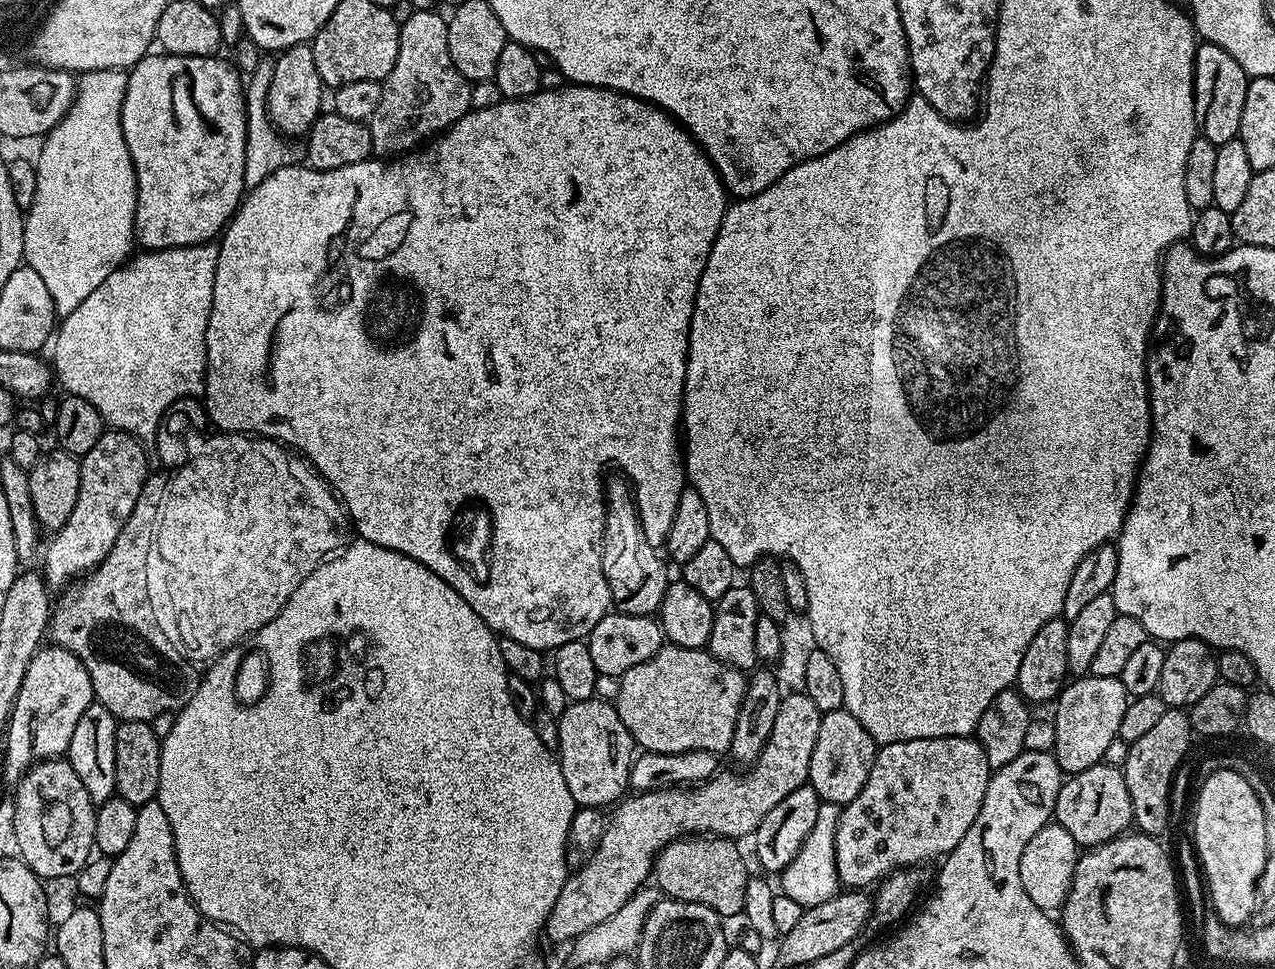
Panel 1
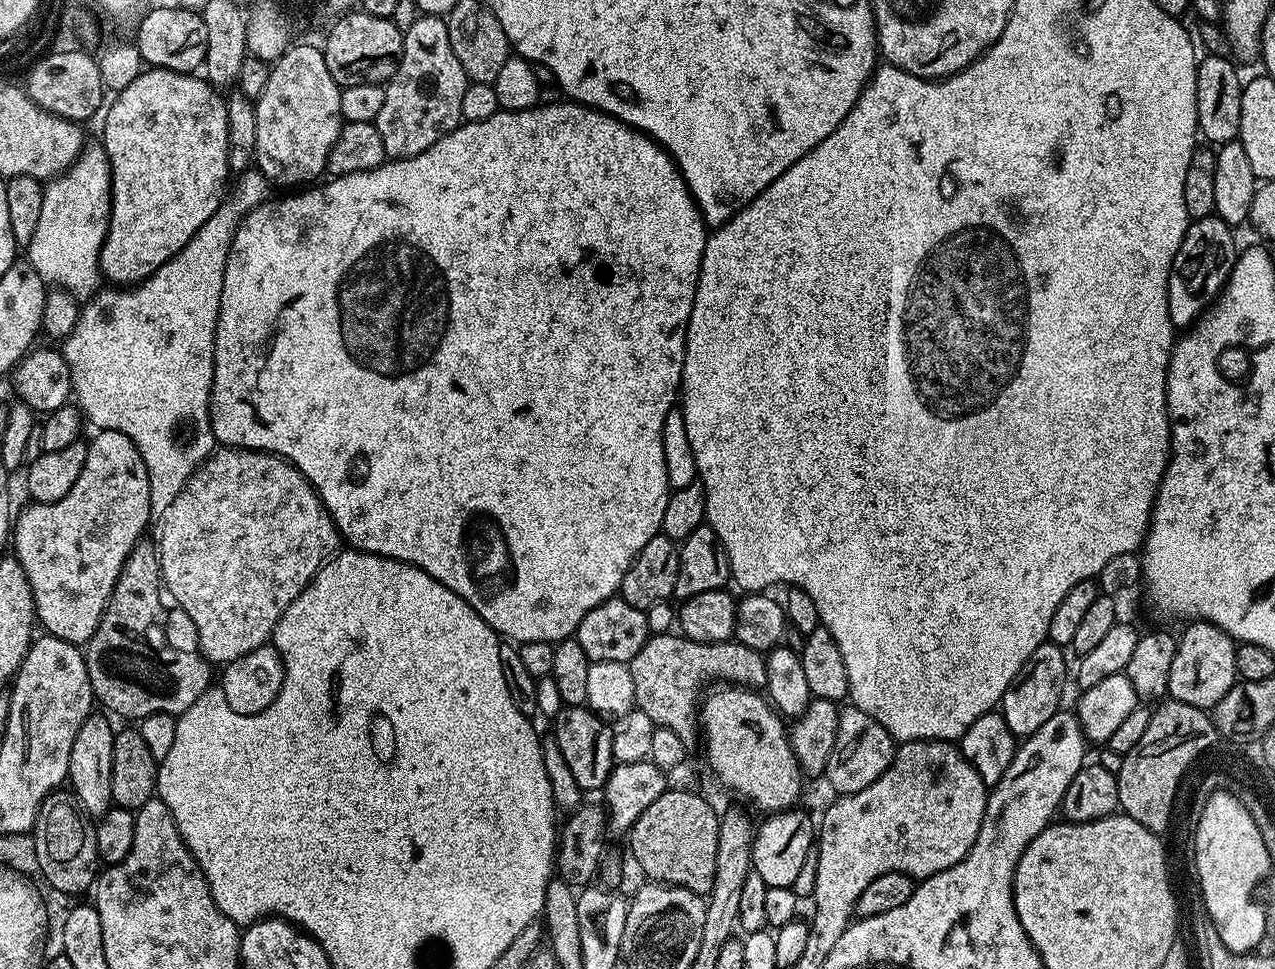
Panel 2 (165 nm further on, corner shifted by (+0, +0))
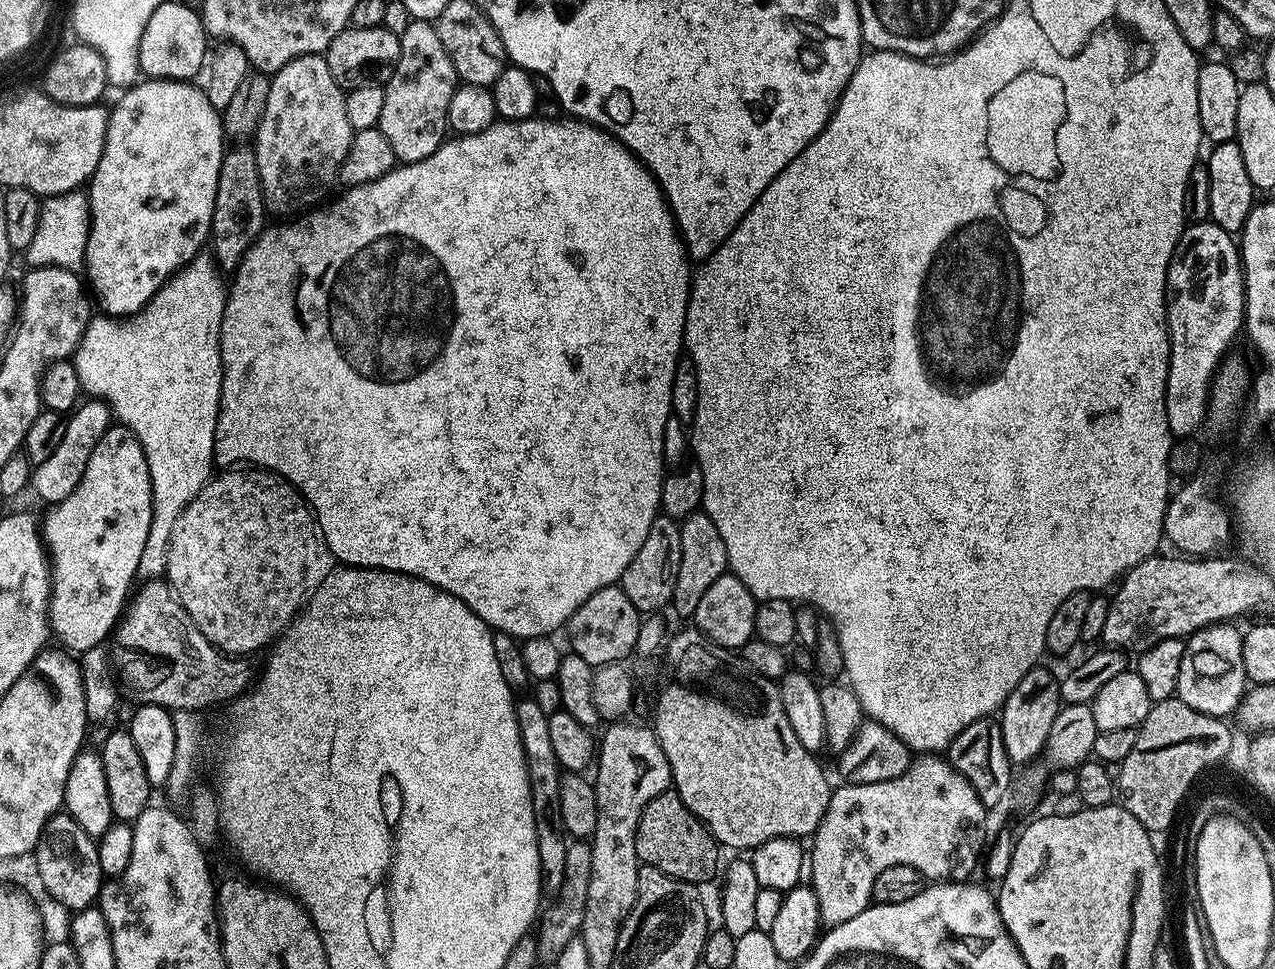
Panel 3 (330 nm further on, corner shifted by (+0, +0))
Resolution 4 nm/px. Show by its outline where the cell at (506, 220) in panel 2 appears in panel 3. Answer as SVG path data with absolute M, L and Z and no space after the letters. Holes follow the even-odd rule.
M539 118L493 122L478 134L449 139L438 150L434 150L430 158L422 158L413 164L401 163L371 184L349 188L343 194L345 196L337 195L331 203L319 210L277 223L280 224L277 228L265 227L237 269L234 278L236 282L233 286L231 284L224 301L220 331L220 357L224 363L224 373L212 451L215 467L228 470L233 466L247 465L244 463L249 460L252 463L249 465L267 470L281 480L288 481L312 509L316 526L323 534L326 546L341 565L350 568L380 568L384 572L417 576L466 602L466 606L470 606L474 614L484 619L489 628L505 632L521 641L529 640L531 636L556 634L552 632L559 628L561 631L569 618L582 606L582 602L586 602L586 598L590 598L598 590L613 587L619 581L626 566L630 566L634 554L638 554L638 546L646 542L646 534L650 534L650 526L661 511L660 495L666 475L664 431L668 428L668 415L672 412L672 383L676 380L676 363L684 348L684 323L690 291L690 260L676 231L672 210L651 172L616 137L608 135L595 124L586 124L575 118L554 122Z

